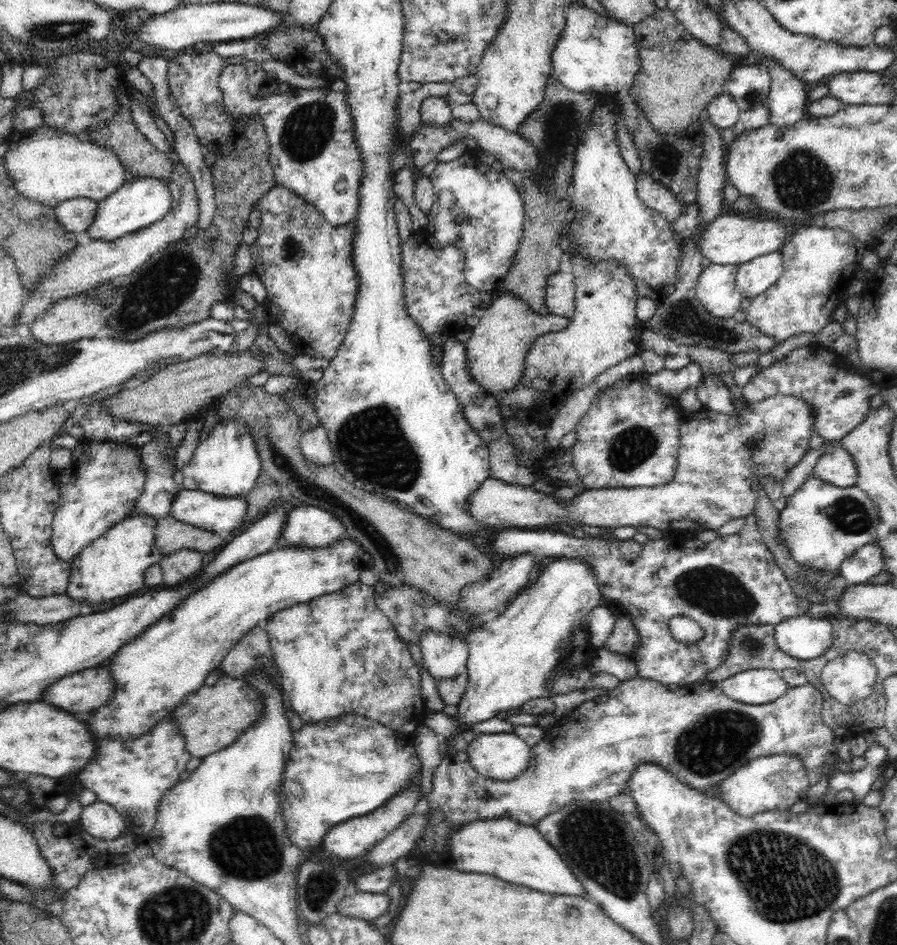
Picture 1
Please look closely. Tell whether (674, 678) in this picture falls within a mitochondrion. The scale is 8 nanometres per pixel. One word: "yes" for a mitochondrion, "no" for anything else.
no

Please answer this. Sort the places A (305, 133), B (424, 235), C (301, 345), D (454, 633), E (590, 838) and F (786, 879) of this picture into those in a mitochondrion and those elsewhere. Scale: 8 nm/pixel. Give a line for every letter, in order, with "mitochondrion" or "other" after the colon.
A: mitochondrion
B: other
C: other
D: other
E: mitochondrion
F: mitochondrion

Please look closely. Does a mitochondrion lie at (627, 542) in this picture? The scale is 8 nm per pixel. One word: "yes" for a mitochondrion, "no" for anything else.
no

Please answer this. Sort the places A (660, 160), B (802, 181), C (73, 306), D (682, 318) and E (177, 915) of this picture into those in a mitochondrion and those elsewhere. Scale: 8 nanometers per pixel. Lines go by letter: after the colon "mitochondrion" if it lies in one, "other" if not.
A: mitochondrion
B: mitochondrion
C: other
D: mitochondrion
E: mitochondrion

